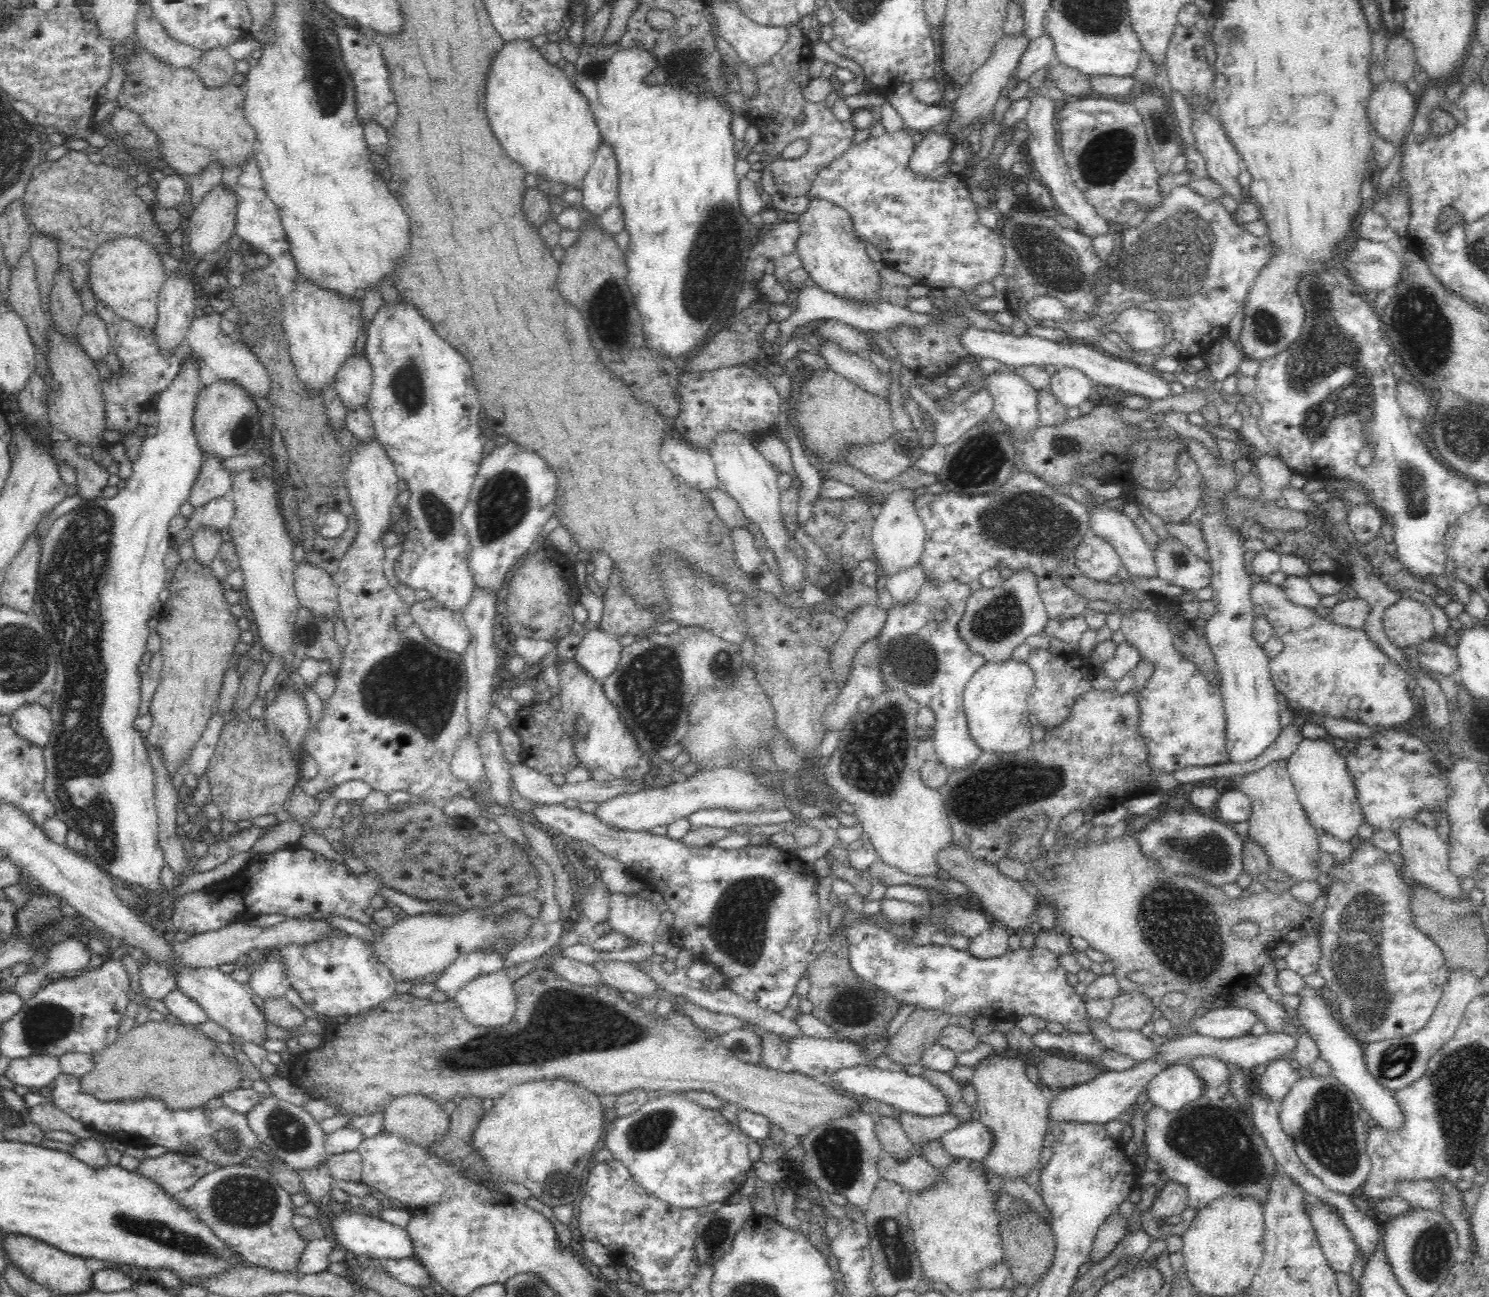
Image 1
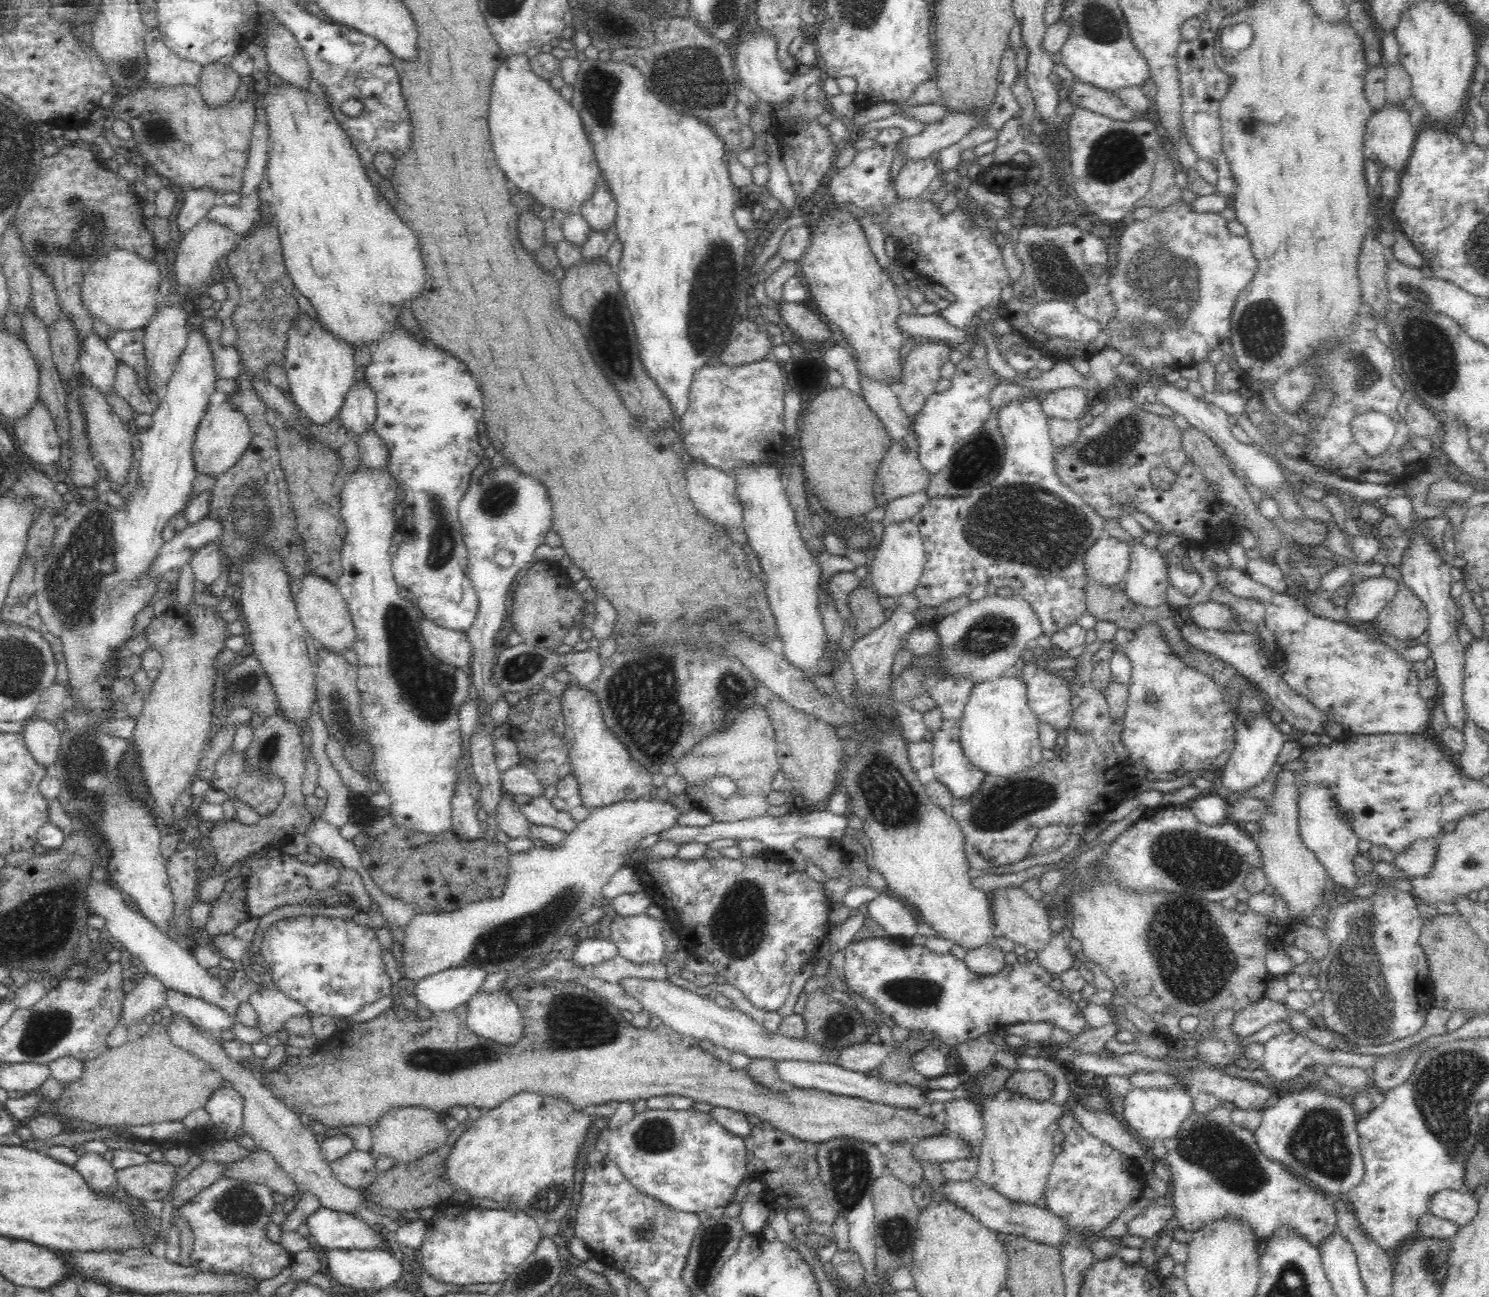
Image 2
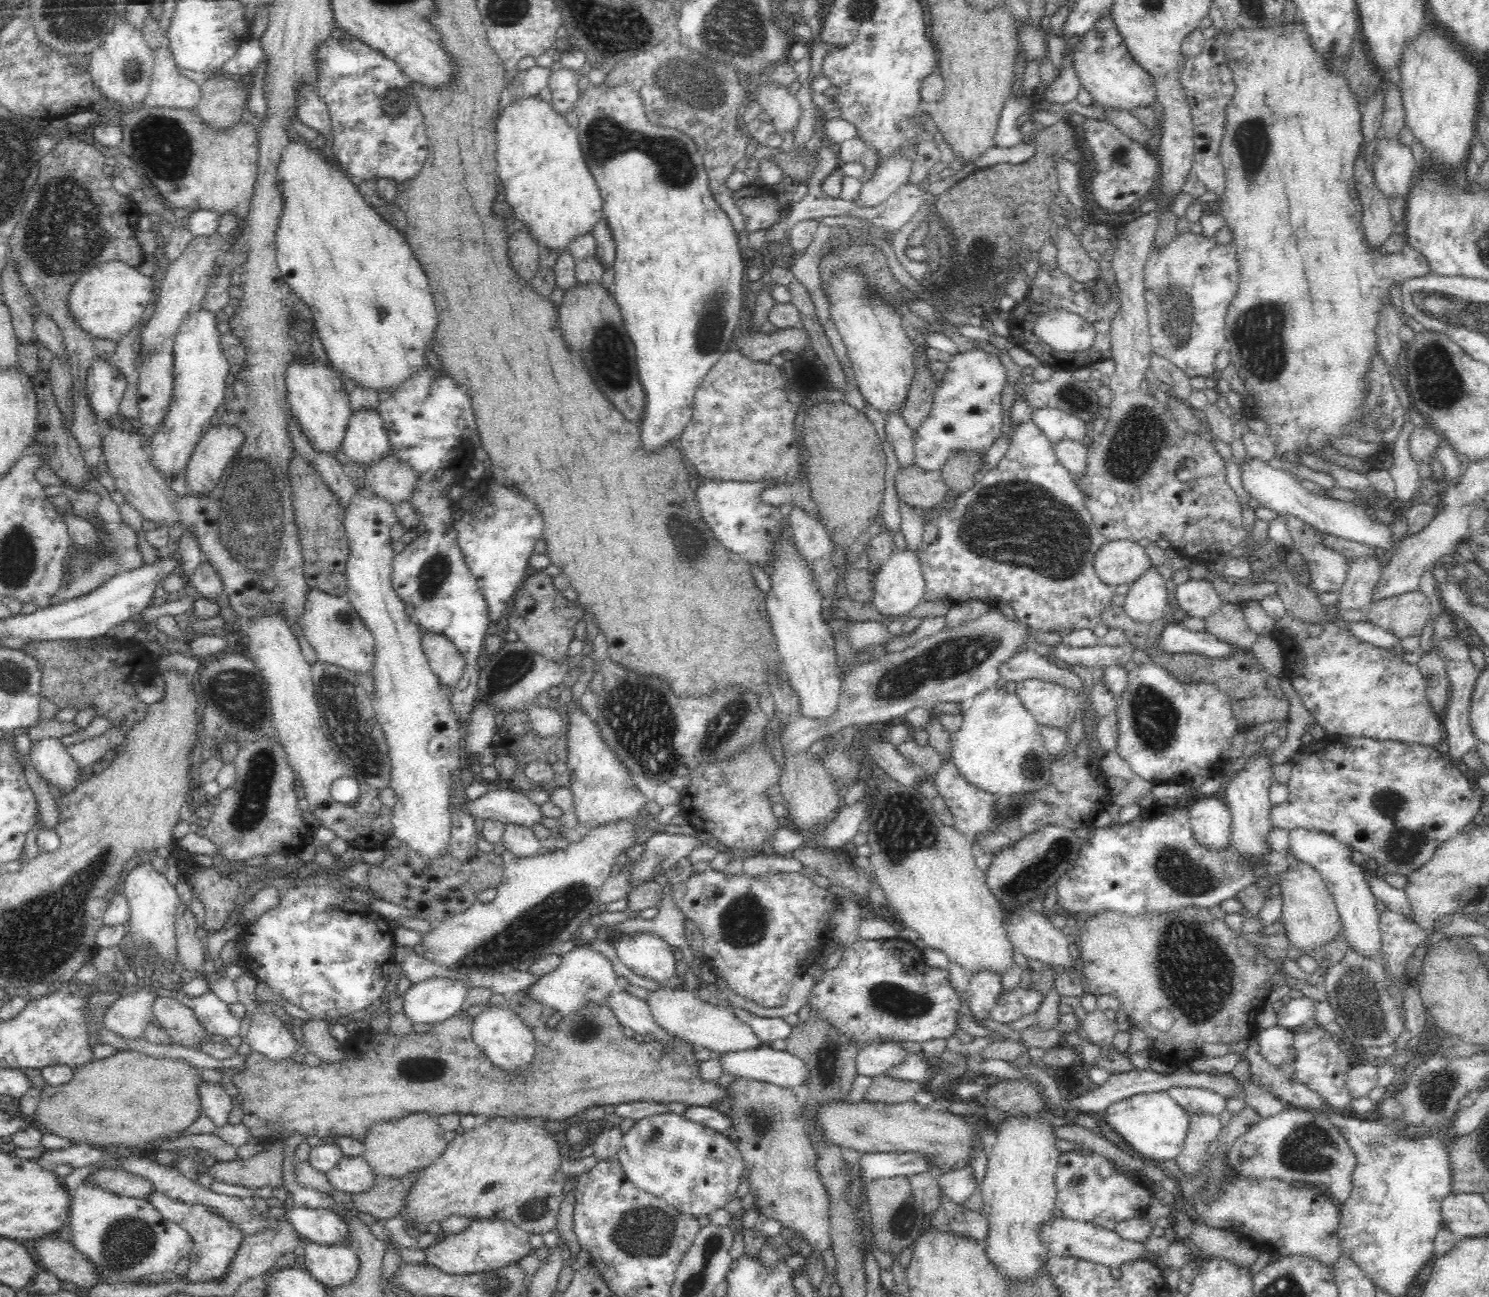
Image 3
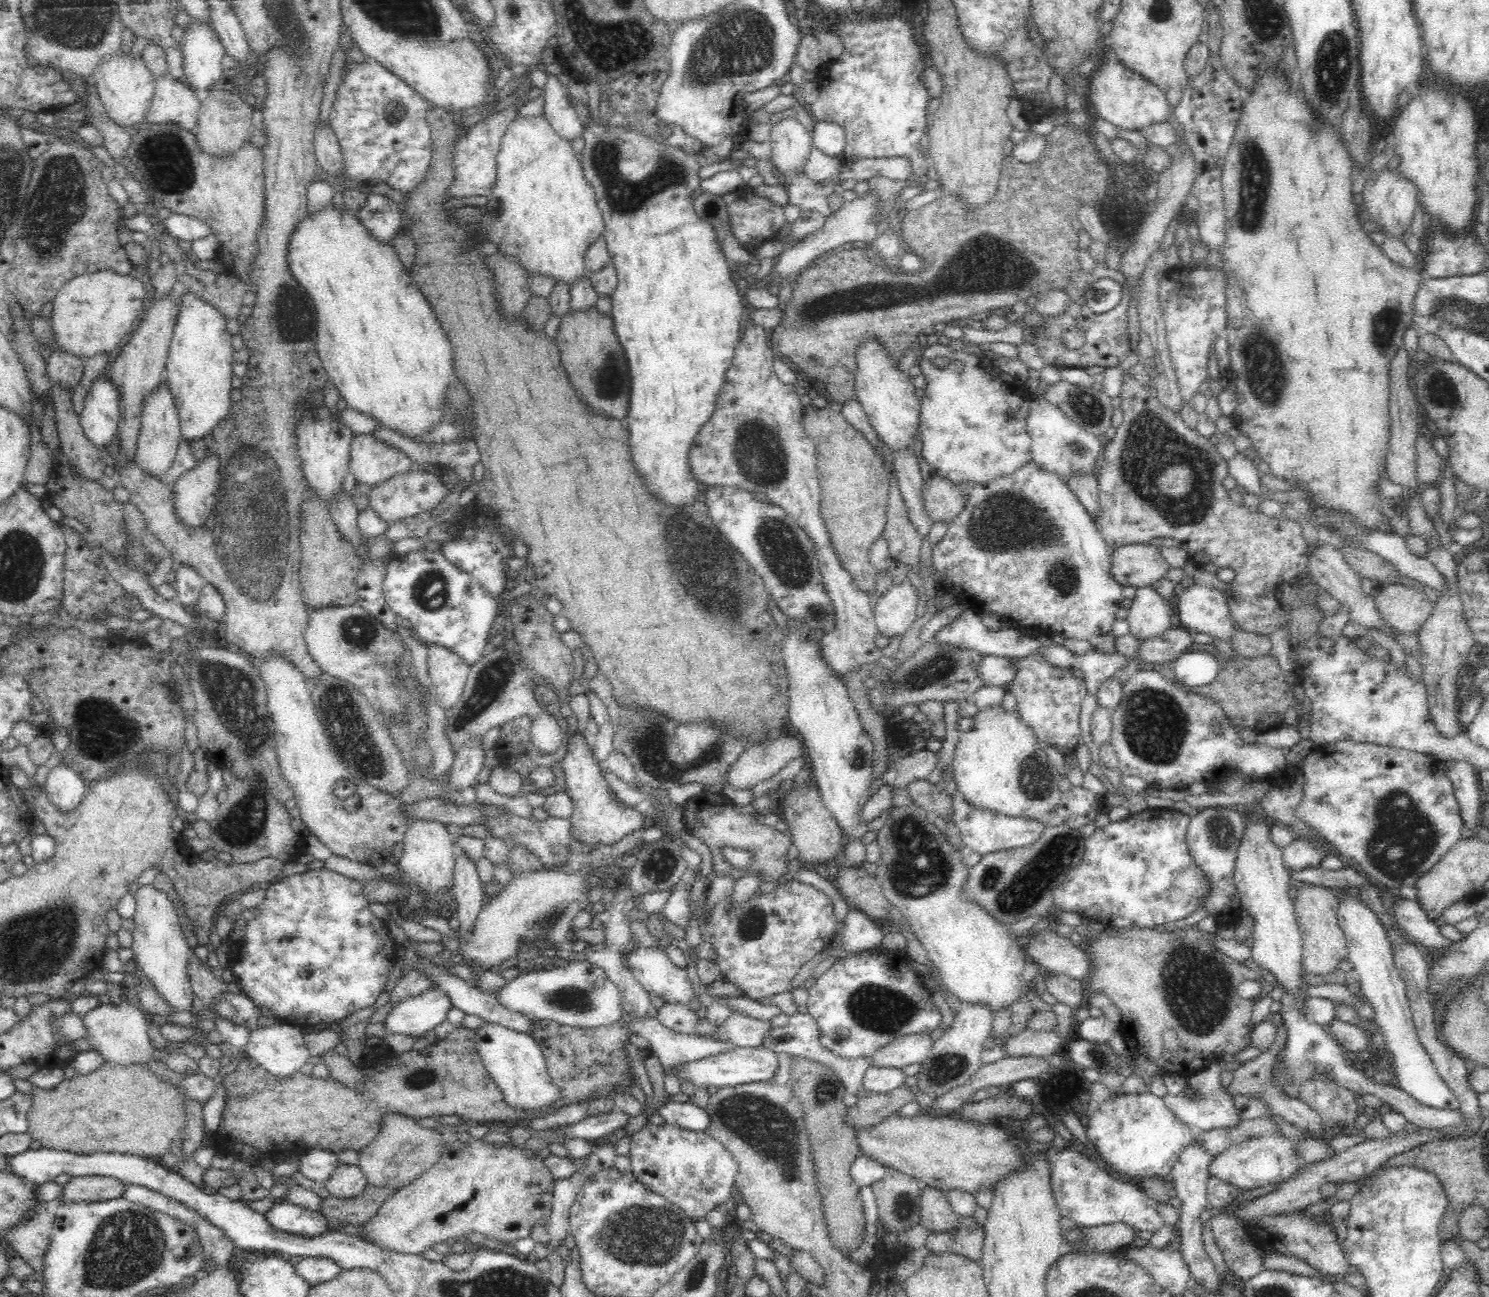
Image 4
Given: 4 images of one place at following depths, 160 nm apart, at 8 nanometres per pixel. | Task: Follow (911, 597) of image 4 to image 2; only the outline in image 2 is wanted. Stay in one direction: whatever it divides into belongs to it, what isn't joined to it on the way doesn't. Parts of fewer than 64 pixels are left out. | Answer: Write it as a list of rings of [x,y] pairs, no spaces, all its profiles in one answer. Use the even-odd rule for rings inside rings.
[[[898,521],[890,523],[883,531],[882,542],[876,550],[876,556],[869,563],[872,573],[872,590],[883,598],[896,598],[908,593],[914,593],[920,577],[923,575],[925,551],[920,531],[914,522]]]

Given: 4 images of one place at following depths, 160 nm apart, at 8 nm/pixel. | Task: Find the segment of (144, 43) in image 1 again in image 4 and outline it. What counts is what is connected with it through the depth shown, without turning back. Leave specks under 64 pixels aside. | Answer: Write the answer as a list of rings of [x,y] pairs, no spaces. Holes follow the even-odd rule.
[[[166,73],[155,80],[155,91],[145,124],[178,125],[195,134],[201,101],[183,79]]]

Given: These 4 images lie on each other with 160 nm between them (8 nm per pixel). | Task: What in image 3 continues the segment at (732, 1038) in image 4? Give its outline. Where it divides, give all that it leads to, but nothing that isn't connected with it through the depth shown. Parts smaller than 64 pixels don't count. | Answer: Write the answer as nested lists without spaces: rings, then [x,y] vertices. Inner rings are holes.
[[[730,1006],[729,1009],[756,1034],[762,1044],[770,1045],[778,1039],[786,1039],[793,1030],[783,1018],[762,1018],[735,1006]]]

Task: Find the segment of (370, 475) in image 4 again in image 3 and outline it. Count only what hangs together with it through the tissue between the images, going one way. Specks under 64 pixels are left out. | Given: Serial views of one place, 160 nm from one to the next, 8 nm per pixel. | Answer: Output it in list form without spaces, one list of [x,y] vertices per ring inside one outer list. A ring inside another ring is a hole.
[[[358,410],[353,413],[348,422],[343,451],[348,460],[359,462],[365,470],[386,456],[394,456],[382,418],[377,412]]]

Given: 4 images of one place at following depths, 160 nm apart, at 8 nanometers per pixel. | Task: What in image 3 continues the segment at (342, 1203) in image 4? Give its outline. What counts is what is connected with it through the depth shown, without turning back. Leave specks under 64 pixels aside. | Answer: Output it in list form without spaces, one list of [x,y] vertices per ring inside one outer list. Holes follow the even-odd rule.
[[[421,1172],[396,1178],[375,1176],[372,1186],[366,1192],[351,1194],[350,1204],[367,1220],[394,1218],[404,1208],[406,1190],[421,1176]]]

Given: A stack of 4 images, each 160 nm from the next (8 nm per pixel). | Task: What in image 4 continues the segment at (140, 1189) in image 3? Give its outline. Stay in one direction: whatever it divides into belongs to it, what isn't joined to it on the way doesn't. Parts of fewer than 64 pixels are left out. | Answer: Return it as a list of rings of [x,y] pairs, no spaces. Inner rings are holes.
[[[110,1176],[72,1177],[62,1186],[62,1203],[94,1202],[122,1197],[124,1183]]]

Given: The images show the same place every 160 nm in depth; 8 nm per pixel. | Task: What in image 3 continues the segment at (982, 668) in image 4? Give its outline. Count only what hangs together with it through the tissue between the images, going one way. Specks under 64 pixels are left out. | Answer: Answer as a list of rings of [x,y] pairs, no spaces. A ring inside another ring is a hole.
[[[1024,651],[1010,656],[1006,662],[998,666],[998,676],[1005,683],[1020,683],[1022,680],[1037,678],[1042,681],[1051,681],[1064,687],[1074,689],[1084,694],[1082,680],[1070,670],[1065,670],[1040,657],[1036,651]]]

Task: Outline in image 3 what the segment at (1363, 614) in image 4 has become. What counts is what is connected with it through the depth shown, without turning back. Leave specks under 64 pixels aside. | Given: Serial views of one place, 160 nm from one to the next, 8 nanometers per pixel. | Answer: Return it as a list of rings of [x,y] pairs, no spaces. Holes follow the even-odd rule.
[[[1285,515],[1287,528],[1292,537],[1292,547],[1298,551],[1298,554],[1304,560],[1304,565],[1307,568],[1308,576],[1310,577],[1309,587],[1322,592],[1339,592],[1346,580],[1346,575],[1349,569],[1349,563],[1340,552],[1333,549],[1328,549],[1324,545],[1324,538],[1320,532],[1314,527],[1306,524],[1306,521],[1300,520],[1294,516]]]

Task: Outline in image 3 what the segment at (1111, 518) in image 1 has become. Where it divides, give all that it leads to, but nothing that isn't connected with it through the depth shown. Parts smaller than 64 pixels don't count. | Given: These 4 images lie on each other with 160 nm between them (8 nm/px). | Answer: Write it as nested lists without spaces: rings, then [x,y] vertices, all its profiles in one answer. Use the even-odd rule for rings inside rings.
[[[1151,566],[1139,579],[1129,585],[1130,590],[1125,597],[1123,609],[1130,619],[1138,623],[1154,622],[1168,614],[1173,606],[1172,595],[1166,589],[1165,582],[1157,569],[1155,566]]]

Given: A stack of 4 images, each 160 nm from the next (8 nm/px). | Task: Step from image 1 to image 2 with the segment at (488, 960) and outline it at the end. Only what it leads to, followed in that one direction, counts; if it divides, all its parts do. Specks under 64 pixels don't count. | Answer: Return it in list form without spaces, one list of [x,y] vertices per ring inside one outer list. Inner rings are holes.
[[[450,968],[416,980],[411,994],[432,1013],[448,1012],[466,1004],[486,976],[482,968]]]

